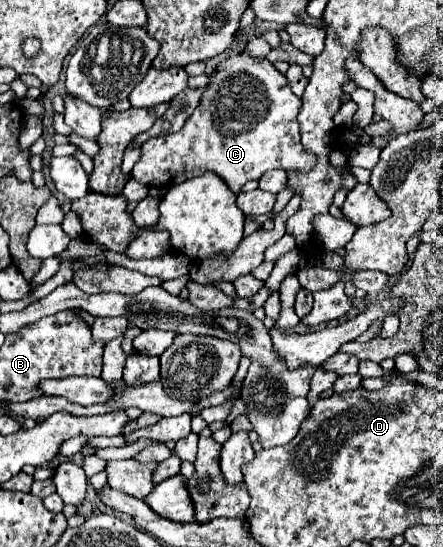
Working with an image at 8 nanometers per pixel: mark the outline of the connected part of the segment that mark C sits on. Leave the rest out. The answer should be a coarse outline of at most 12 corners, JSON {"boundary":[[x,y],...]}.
{"boundary":[[224,59],[182,131],[132,169],[170,187],[208,169],[234,193],[316,165],[300,99],[270,61]]}

